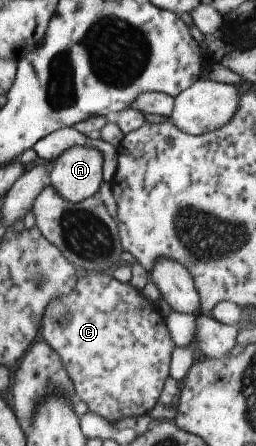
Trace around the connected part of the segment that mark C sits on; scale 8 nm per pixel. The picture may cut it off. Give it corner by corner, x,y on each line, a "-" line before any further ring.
79,271
73,289
46,305
40,324
44,342
59,356
72,381
77,400
82,400
88,411
99,414
112,424
128,416
147,415
156,404
164,379
168,376
170,352
174,344
168,335
164,316
153,306
153,302
147,302
141,296
140,290
116,281
110,272

